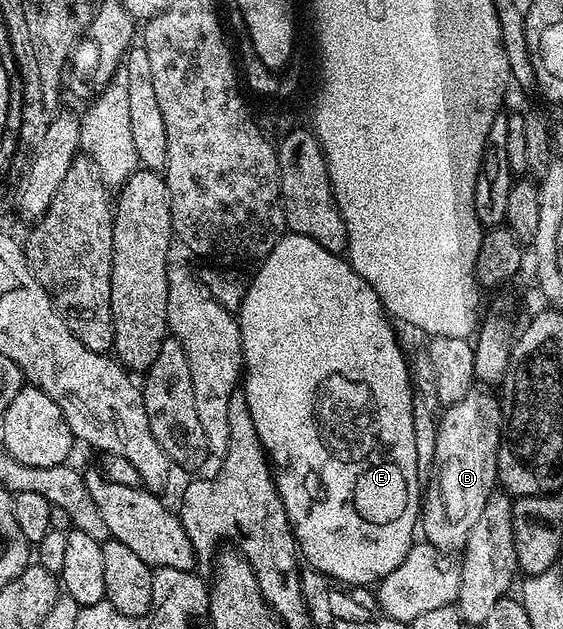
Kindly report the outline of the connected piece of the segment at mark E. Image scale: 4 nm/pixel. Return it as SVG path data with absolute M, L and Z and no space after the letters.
M289 232L281 237L274 251L270 251L270 255L259 262L257 269L260 270L253 275L252 281L250 277L247 282L238 310L240 342L244 352L242 388L250 407L250 419L254 419L258 439L268 454L272 482L286 507L292 533L296 536L299 556L303 560L305 557L315 572L325 573L333 581L339 581L345 586L375 586L383 577L390 575L390 571L394 571L394 567L398 567L412 550L412 536L415 533L417 536L422 508L422 482L418 475L418 459L414 455L414 390L409 362L406 357L404 361L404 353L396 342L393 322L384 308L383 300L341 254L326 251L326 247L314 243L314 239L306 239L306 235Z

